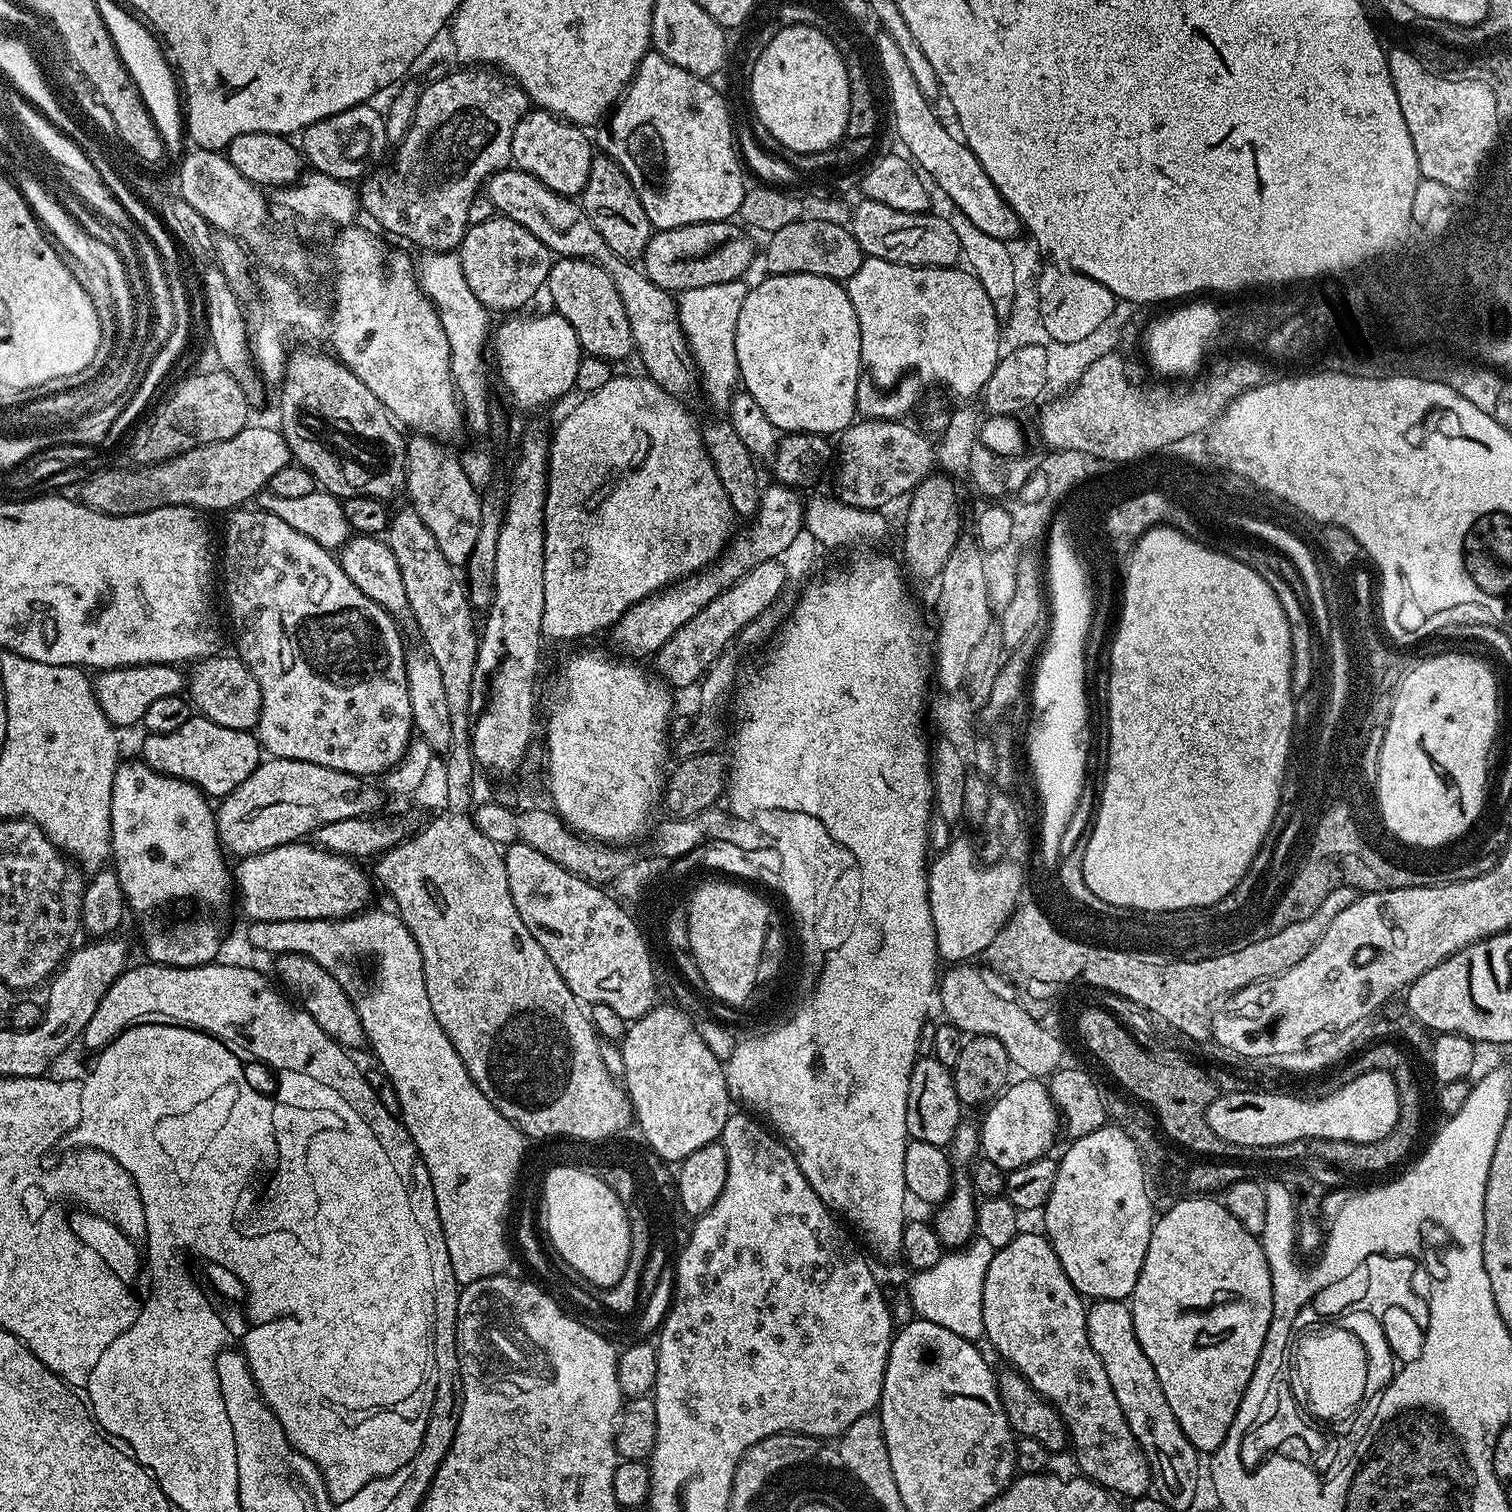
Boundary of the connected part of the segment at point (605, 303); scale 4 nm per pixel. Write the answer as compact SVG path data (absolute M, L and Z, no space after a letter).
M574 257L560 258L553 263L546 296L552 299L555 315L566 318L578 334L581 349L587 355L597 356L609 362L624 360L634 352L630 324L626 318L626 309L615 289L610 275L592 260L577 260Z

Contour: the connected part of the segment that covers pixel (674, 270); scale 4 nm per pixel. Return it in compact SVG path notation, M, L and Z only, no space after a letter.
M728 220L661 228L653 231L646 246L642 271L650 282L671 294L694 290L698 286L714 286L739 280L751 266L752 255L758 252L747 235L751 236L739 223Z

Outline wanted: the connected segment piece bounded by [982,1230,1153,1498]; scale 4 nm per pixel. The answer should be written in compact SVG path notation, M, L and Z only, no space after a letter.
M1021 1230L1016 1233L1016 1237L1010 1243L993 1251L992 1257L990 1258L990 1266L986 1270L986 1278L982 1282L982 1322L984 1323L984 1336L986 1340L989 1340L996 1347L997 1354L1008 1363L1005 1365L1011 1366L1015 1371L1019 1372L1027 1380L1028 1385L1055 1408L1064 1423L1064 1431L1068 1434L1070 1448L1076 1451L1076 1464L1084 1471L1081 1473L1087 1479L1093 1480L1095 1484L1101 1484L1105 1490L1120 1498L1125 1498L1124 1496L1128 1496L1127 1498L1147 1496L1153 1491L1152 1475L1150 1474L1148 1459L1143 1450L1140 1449L1140 1443L1134 1438L1134 1434L1126 1422L1126 1414L1122 1414L1122 1406L1118 1406L1118 1398L1114 1398L1114 1386L1110 1386L1110 1378L1106 1378L1106 1370L1102 1366L1098 1354L1094 1354L1094 1346L1090 1346L1090 1338L1086 1330L1088 1310L1085 1297L1081 1296L1078 1289L1073 1286L1070 1278L1066 1278L1066 1270L1062 1270L1062 1262L1058 1262L1058 1254L1054 1254L1054 1246L1048 1240L1047 1235L1041 1234L1039 1231L1037 1232Z

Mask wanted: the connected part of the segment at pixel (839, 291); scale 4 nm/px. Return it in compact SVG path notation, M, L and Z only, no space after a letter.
M786 274L785 276L763 277L761 284L752 284L746 294L746 302L742 302L742 310L738 314L738 326L734 346L740 367L740 380L743 391L750 393L758 402L763 413L781 433L811 433L827 438L835 437L850 427L857 419L856 395L860 381L860 331L858 318L854 314L854 306L848 297L848 289L839 280L822 278L818 274Z

